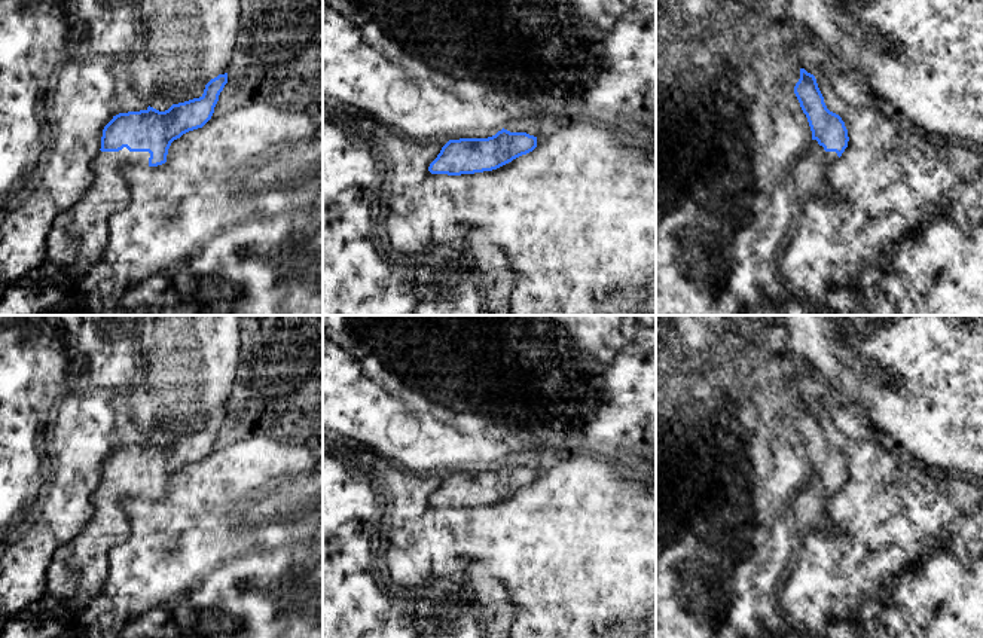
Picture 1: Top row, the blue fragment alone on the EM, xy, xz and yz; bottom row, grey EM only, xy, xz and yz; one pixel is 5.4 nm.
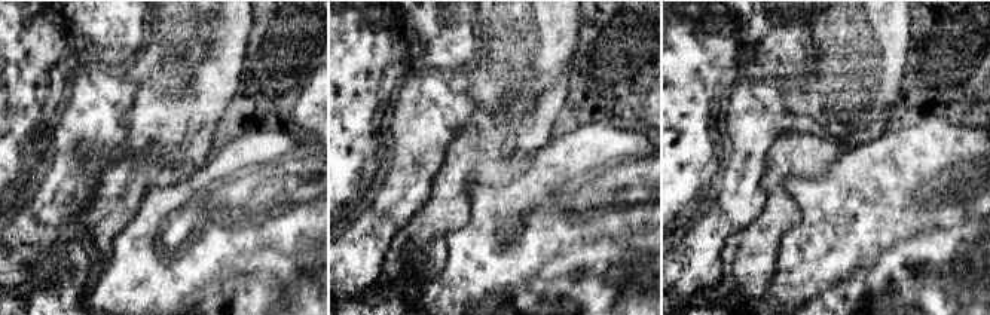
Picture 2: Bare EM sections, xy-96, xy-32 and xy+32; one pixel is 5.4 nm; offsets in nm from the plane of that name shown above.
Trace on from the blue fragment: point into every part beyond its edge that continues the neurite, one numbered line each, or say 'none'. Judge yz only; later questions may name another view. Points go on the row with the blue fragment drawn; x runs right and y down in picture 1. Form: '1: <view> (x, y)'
1: yz (809, 177)

